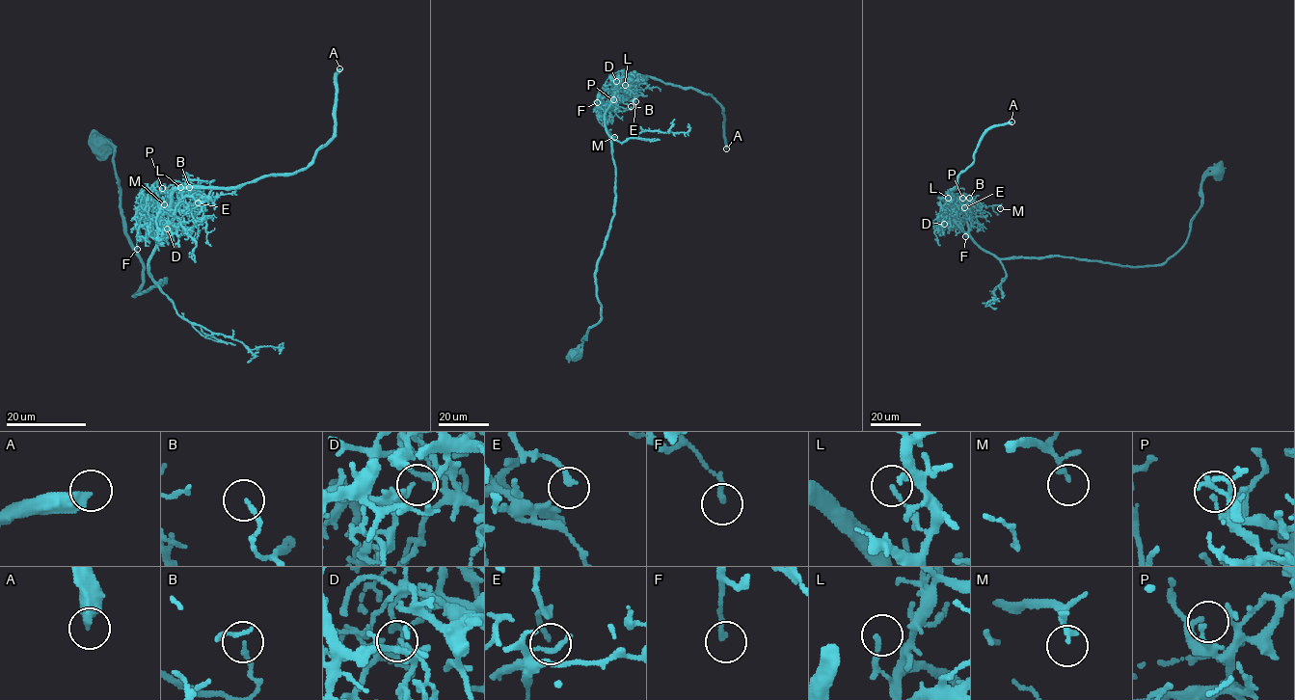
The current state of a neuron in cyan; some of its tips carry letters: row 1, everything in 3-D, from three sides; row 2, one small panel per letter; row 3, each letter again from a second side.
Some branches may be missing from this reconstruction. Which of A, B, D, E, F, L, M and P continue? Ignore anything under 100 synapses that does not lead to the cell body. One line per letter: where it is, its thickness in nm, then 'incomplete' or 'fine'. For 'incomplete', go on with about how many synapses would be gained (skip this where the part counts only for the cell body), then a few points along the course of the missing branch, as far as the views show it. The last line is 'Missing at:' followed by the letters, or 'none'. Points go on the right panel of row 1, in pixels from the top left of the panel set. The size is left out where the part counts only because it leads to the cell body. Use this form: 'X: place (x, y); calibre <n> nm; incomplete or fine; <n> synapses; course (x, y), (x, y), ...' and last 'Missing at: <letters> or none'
A: place (1011, 121); calibre 460 nm; incomplete; 2500 synapses; course (1011, 121), (1036, 129), (1043, 139), (1028, 136), (1031, 158), (1026, 162), (1011, 156), (1009, 160)
B: place (969, 198); calibre 150 nm; fine
D: place (944, 224); calibre 190 nm; fine
E: place (964, 207); calibre 120 nm; fine
F: place (965, 236); calibre 200 nm; fine
L: place (948, 198); calibre 150 nm; fine
M: place (1000, 208); calibre 130 nm; fine
P: place (962, 198); calibre 150 nm; fine
Missing at: A

